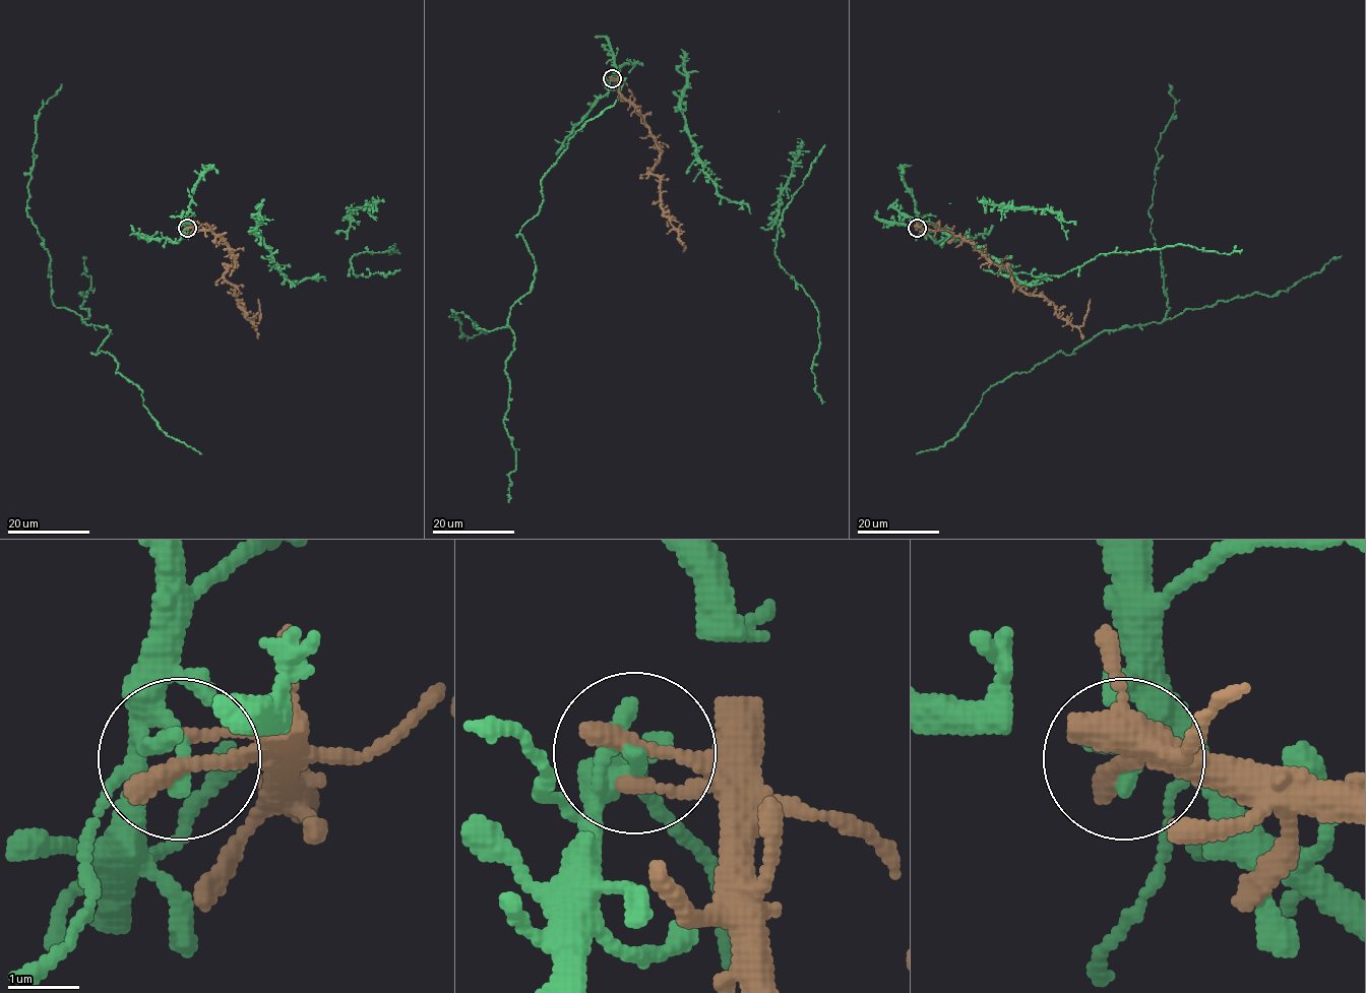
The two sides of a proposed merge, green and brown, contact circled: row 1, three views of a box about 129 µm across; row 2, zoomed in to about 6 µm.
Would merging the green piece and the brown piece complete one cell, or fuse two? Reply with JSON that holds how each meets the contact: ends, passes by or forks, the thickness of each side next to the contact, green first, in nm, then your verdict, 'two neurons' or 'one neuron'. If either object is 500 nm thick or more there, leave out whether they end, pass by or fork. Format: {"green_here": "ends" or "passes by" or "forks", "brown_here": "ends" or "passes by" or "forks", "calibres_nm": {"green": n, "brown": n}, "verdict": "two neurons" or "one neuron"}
{"green_here": "ends", "brown_here": "ends", "calibres_nm": {"green": 240, "brown": 320}, "verdict": "one neuron"}

